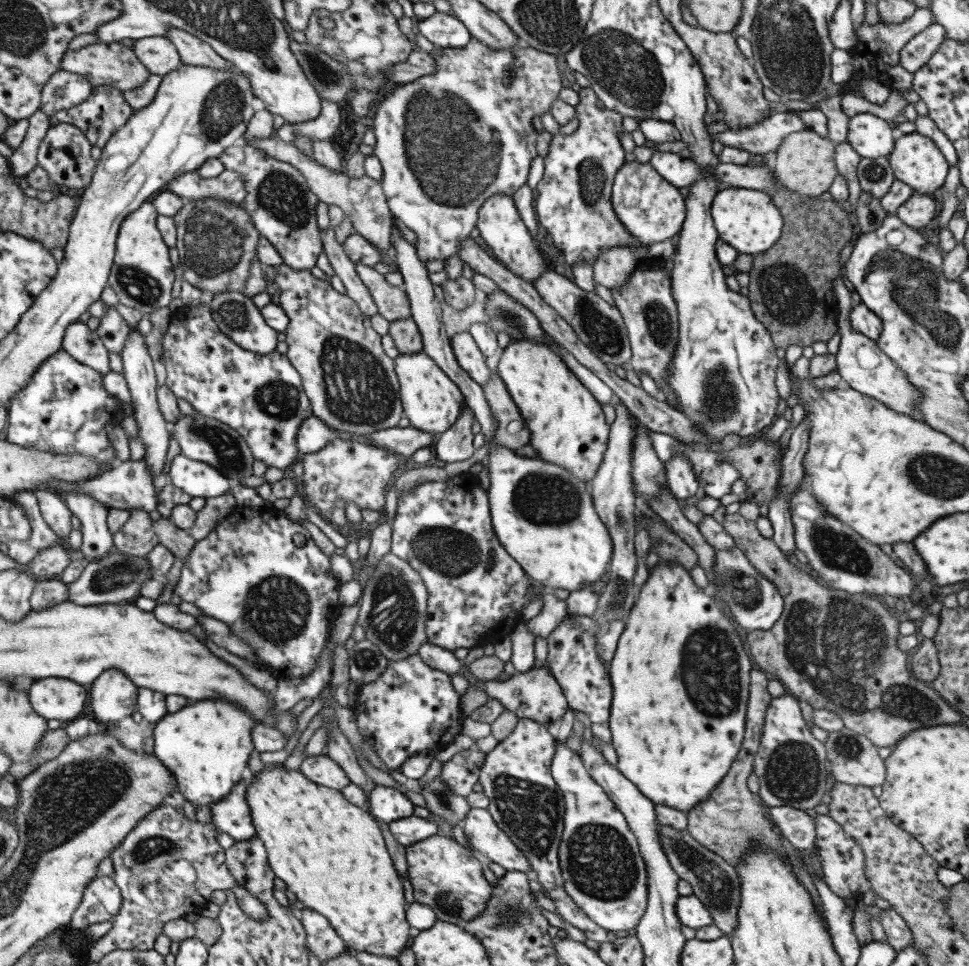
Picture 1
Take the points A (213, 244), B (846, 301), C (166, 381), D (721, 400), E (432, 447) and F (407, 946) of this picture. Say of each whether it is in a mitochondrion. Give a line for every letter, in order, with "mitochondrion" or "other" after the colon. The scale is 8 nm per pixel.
A: mitochondrion
B: other
C: other
D: mitochondrion
E: other
F: other

